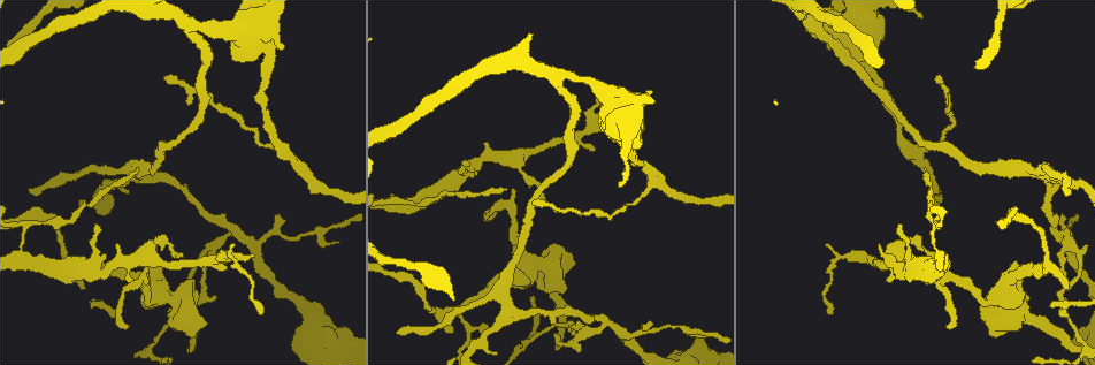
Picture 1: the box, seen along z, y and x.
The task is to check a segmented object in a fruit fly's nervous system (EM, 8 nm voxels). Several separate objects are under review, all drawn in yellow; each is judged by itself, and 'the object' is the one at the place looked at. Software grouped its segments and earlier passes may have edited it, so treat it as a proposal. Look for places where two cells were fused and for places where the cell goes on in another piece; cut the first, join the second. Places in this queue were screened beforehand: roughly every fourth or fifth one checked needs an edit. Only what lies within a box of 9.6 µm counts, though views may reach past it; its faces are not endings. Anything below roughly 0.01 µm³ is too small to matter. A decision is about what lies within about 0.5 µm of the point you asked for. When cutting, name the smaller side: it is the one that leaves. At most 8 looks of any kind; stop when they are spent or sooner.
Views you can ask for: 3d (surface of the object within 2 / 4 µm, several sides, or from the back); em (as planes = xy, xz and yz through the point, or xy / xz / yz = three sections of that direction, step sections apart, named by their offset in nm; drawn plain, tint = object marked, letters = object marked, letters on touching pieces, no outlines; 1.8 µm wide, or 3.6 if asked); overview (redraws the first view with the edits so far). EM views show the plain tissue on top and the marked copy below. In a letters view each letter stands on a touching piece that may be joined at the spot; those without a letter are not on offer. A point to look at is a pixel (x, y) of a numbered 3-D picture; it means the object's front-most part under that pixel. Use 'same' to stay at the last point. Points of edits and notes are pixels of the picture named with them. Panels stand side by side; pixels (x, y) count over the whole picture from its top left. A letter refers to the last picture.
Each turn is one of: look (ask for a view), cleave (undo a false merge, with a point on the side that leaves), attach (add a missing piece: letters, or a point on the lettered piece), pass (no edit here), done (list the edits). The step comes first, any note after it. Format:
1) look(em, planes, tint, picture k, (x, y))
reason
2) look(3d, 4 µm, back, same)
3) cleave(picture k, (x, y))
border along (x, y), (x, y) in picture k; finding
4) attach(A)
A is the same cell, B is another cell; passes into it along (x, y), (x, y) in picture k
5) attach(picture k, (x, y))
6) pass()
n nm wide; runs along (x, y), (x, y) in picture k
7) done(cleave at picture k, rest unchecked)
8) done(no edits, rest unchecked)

look(em, planes, letters, picture 1, (562, 268))
sharp bend

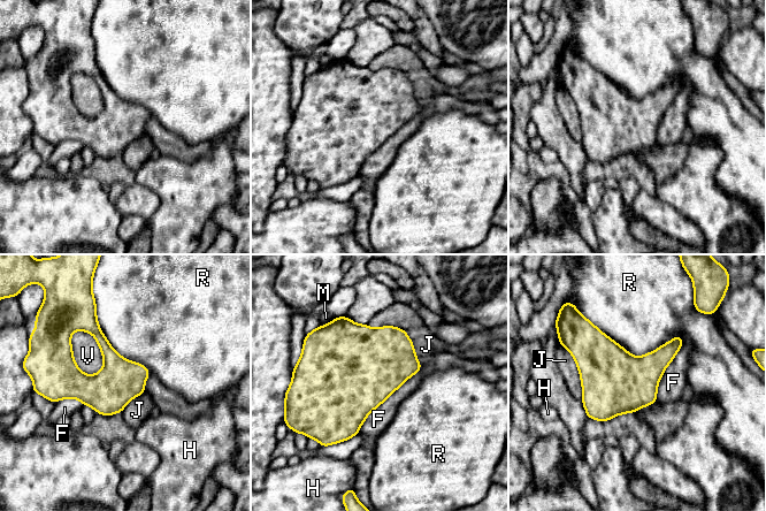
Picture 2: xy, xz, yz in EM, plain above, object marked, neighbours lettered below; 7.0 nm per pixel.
pass()
300 nm wide; F, H, J, M, R and V are other cells; border along (422, 368), (375, 407), (358, 433) in picture 2; all the same cell

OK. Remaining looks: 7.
look(em, xz, step 16, tint, picture 1, (604, 318))
abrupt turn

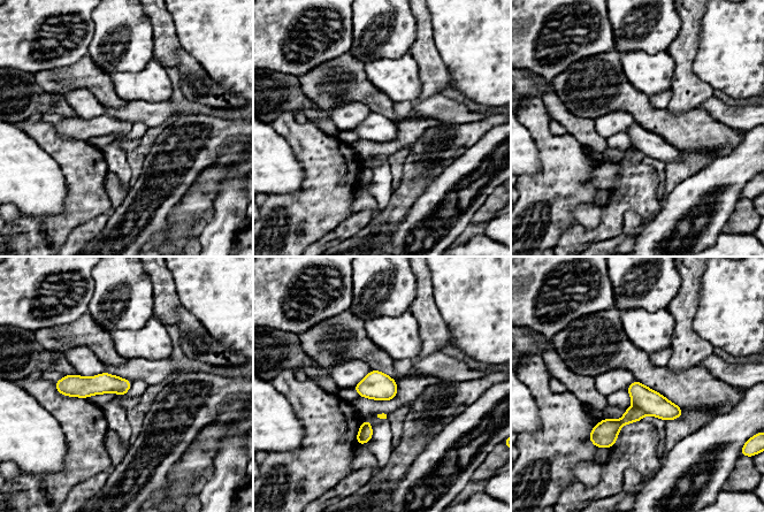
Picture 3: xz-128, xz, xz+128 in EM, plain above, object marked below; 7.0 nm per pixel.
look(em, planes, letters, same)

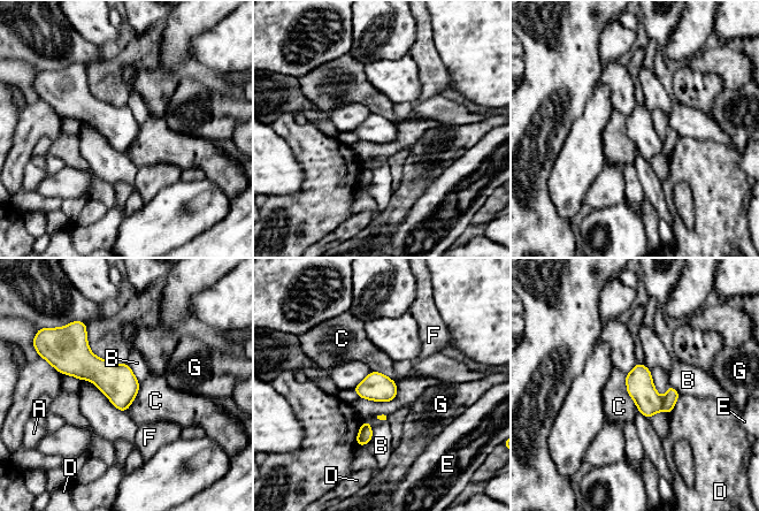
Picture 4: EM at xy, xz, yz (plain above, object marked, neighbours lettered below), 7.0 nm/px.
cleave(picture 4, (669, 401))
A, B, C, D, E, F and G are other cells; a second cell is stuck on

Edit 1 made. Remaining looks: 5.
look(overview)

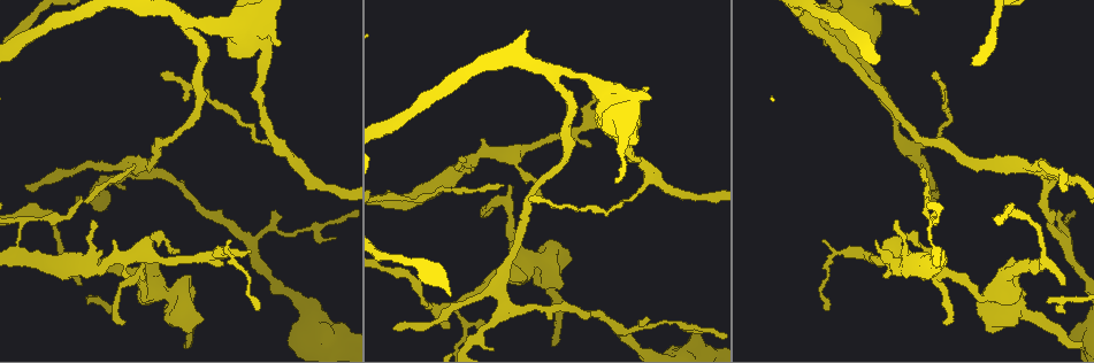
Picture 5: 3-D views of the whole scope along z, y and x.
look(em, planes, tint, picture 5, (1080, 344))
branch stops here

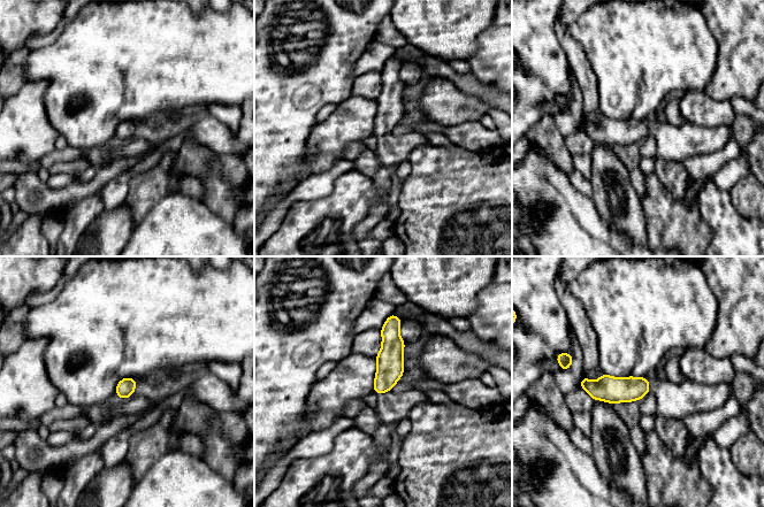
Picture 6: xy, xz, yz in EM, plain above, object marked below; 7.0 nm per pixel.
look(em, planes, letters, same)

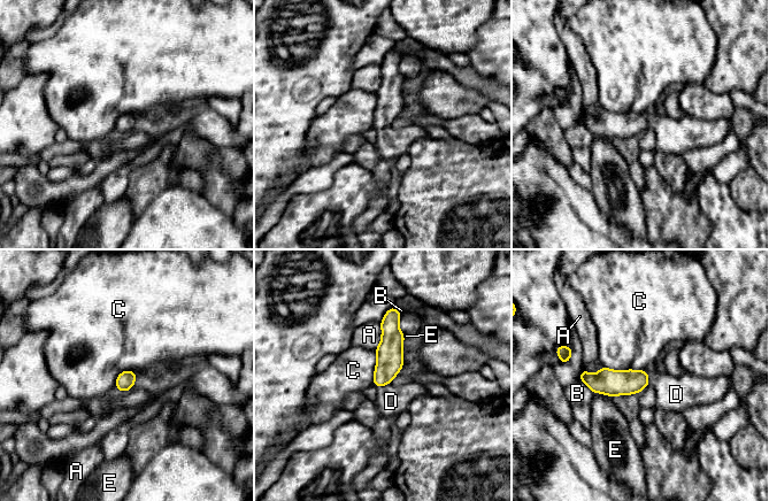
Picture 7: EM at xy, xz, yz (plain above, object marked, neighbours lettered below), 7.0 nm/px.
attach(D)
C touches over 300 nm; D is the same cell, A, B, C and E are other cells; passes into it along (390, 360), (383, 385), (391, 401) in picture 7; the cell continues

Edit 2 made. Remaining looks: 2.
look(3d, 4 µm, picture 5, (482, 140))
free end

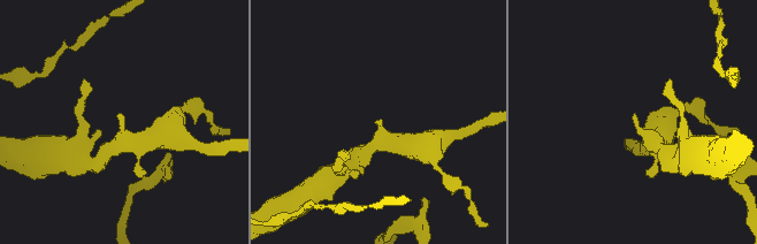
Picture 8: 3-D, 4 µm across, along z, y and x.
look(em, planes, letters, picture 8, (118, 113))
need the tissue

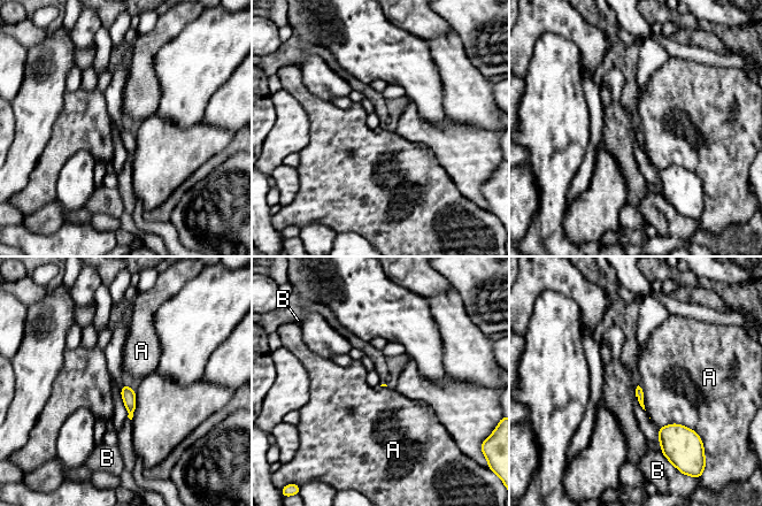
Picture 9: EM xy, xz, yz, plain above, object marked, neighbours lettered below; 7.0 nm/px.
pass()
A touches over 300 nm; A and B are other cells; border along (659, 426), (680, 423), (700, 436) in picture 9; none of them fits

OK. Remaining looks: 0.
done(cleave at picture 4, attach at picture 7, rest unchecked)

